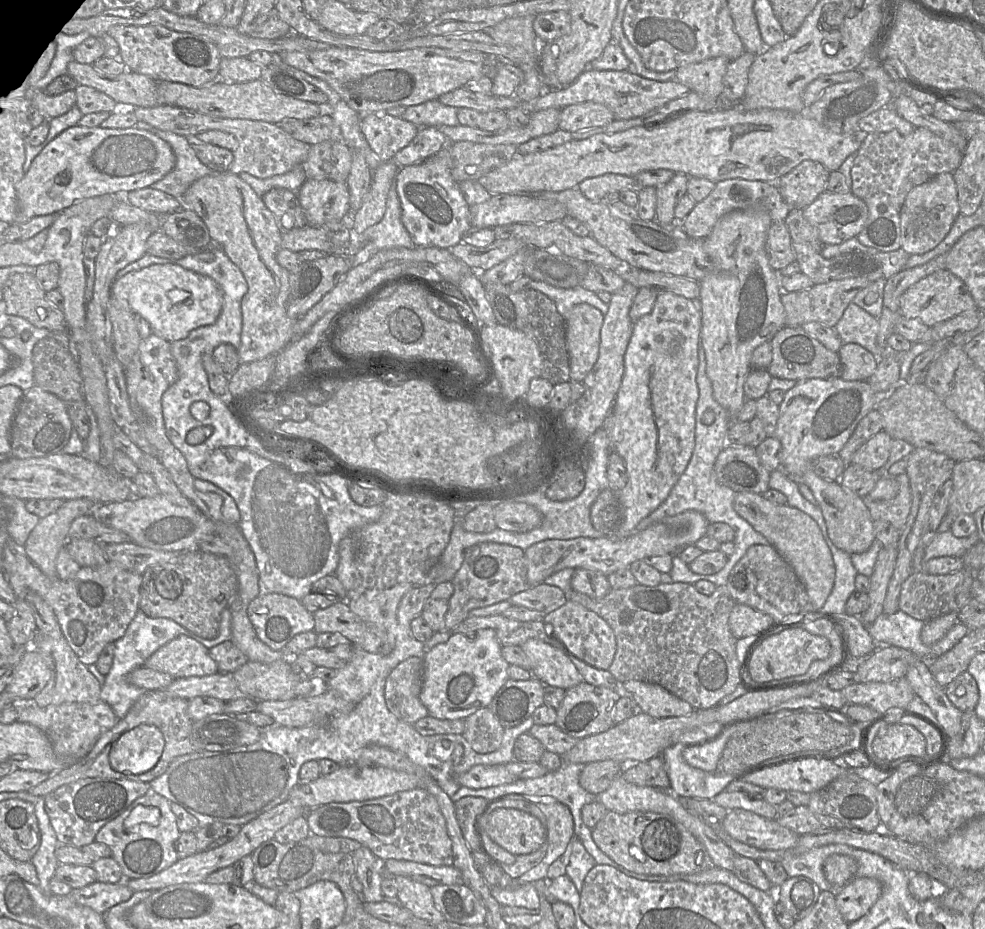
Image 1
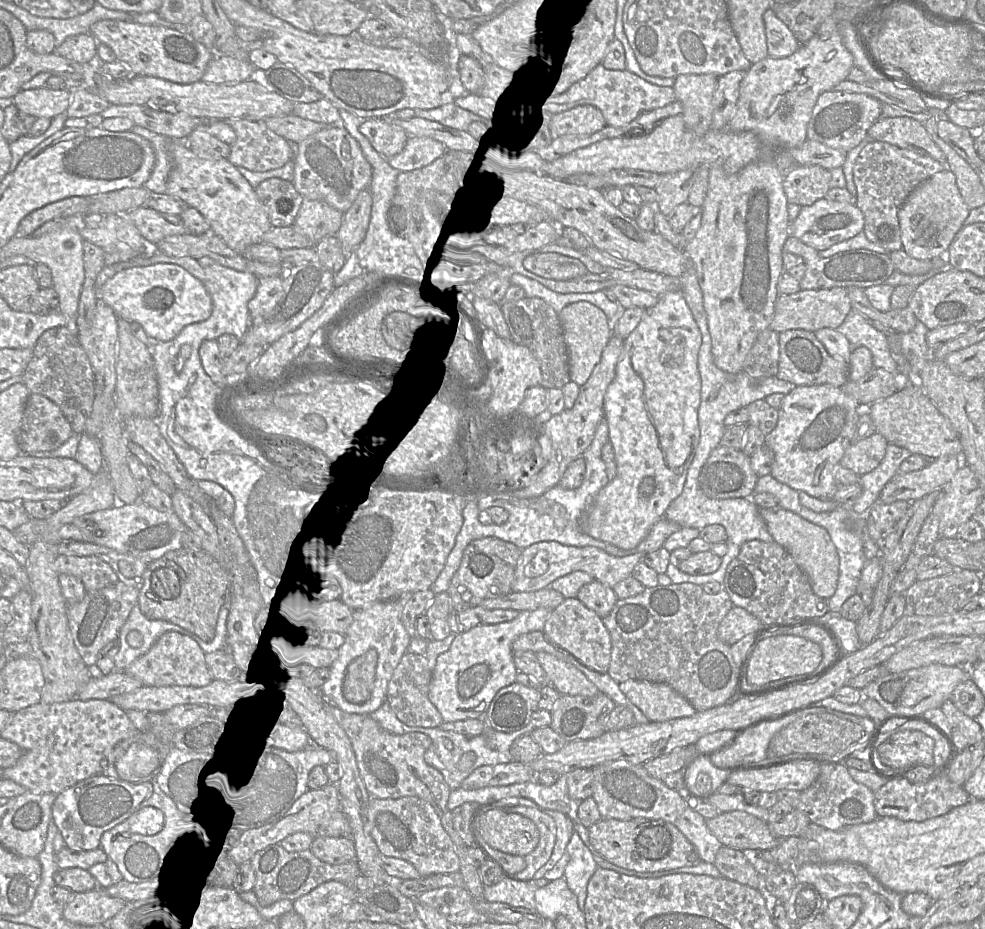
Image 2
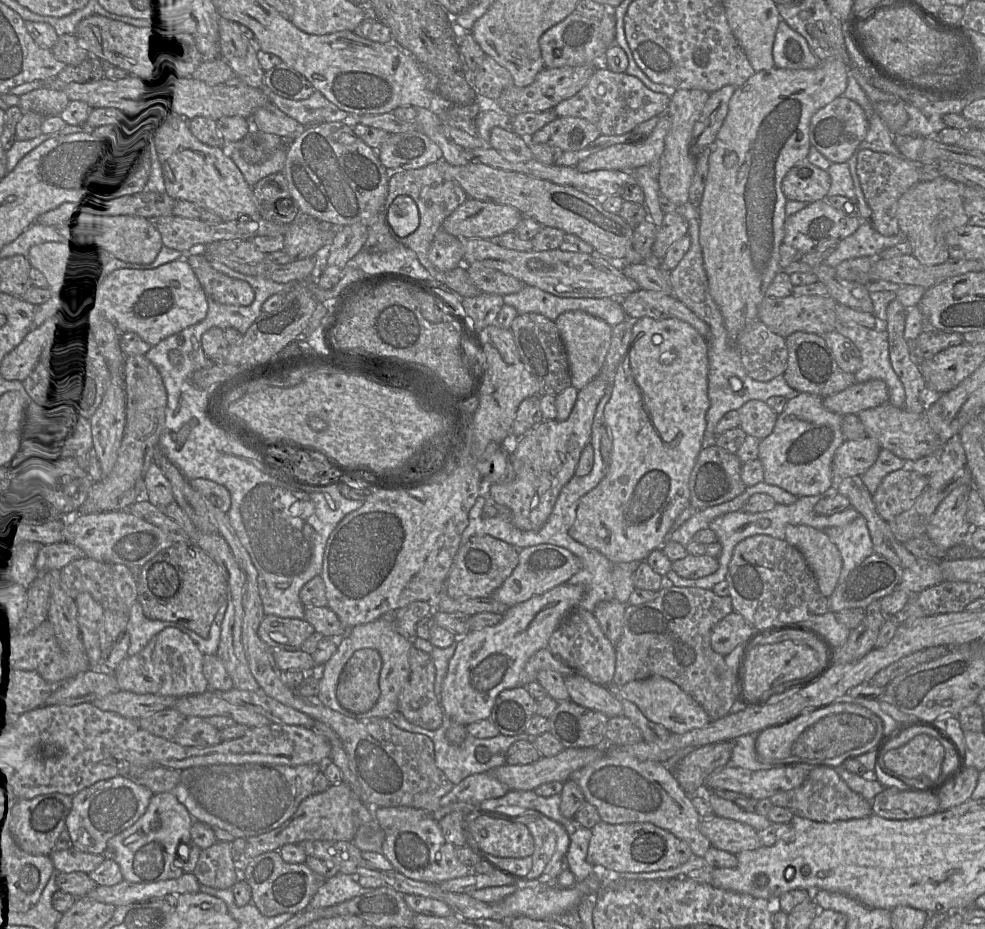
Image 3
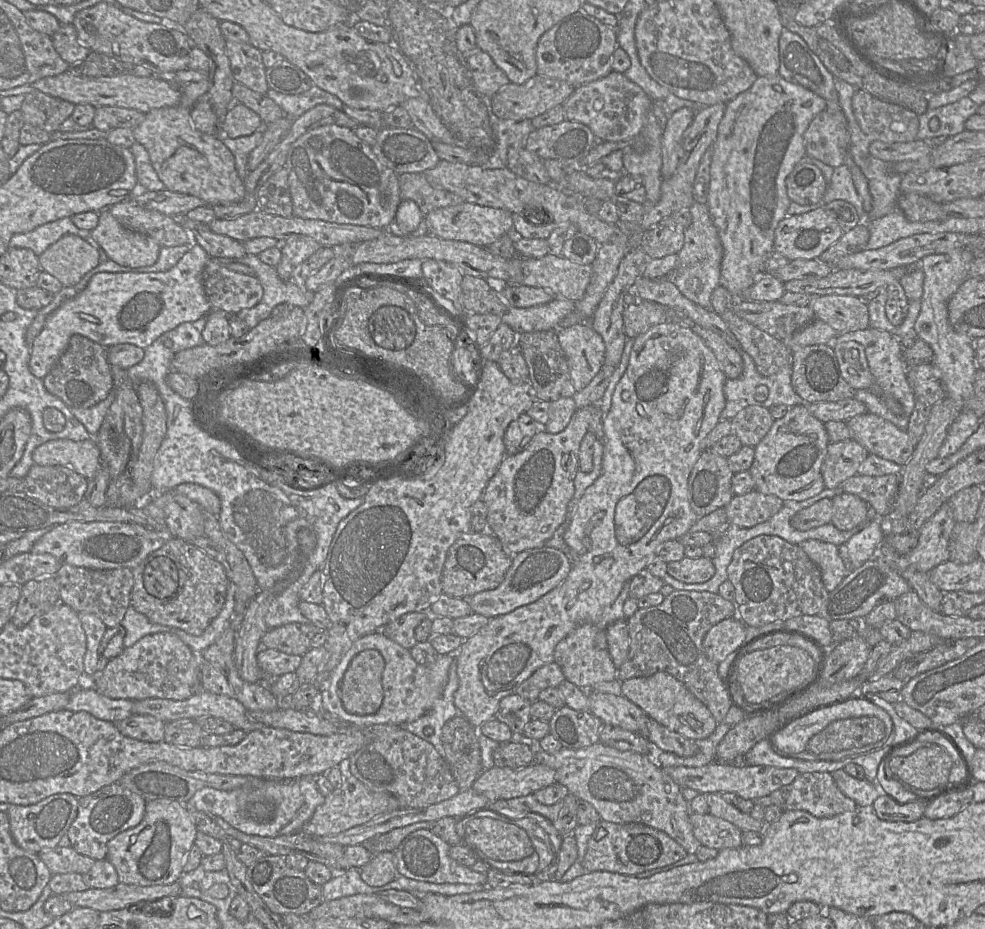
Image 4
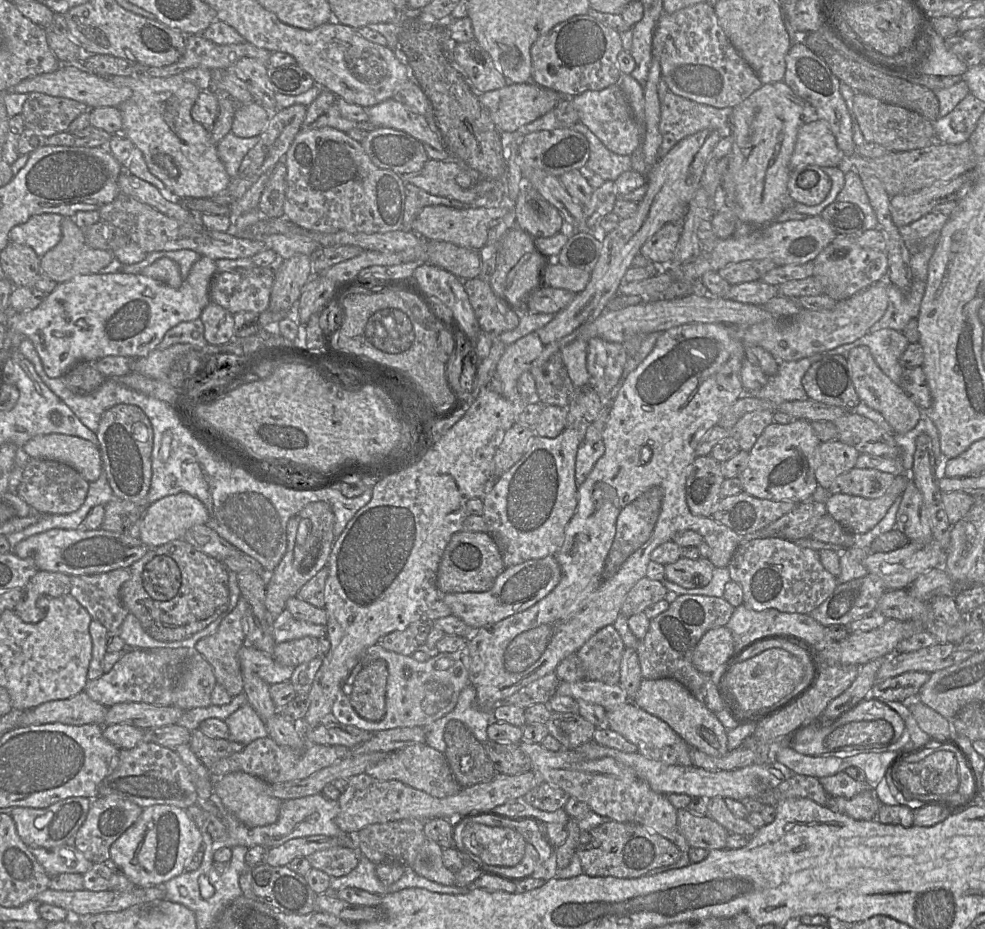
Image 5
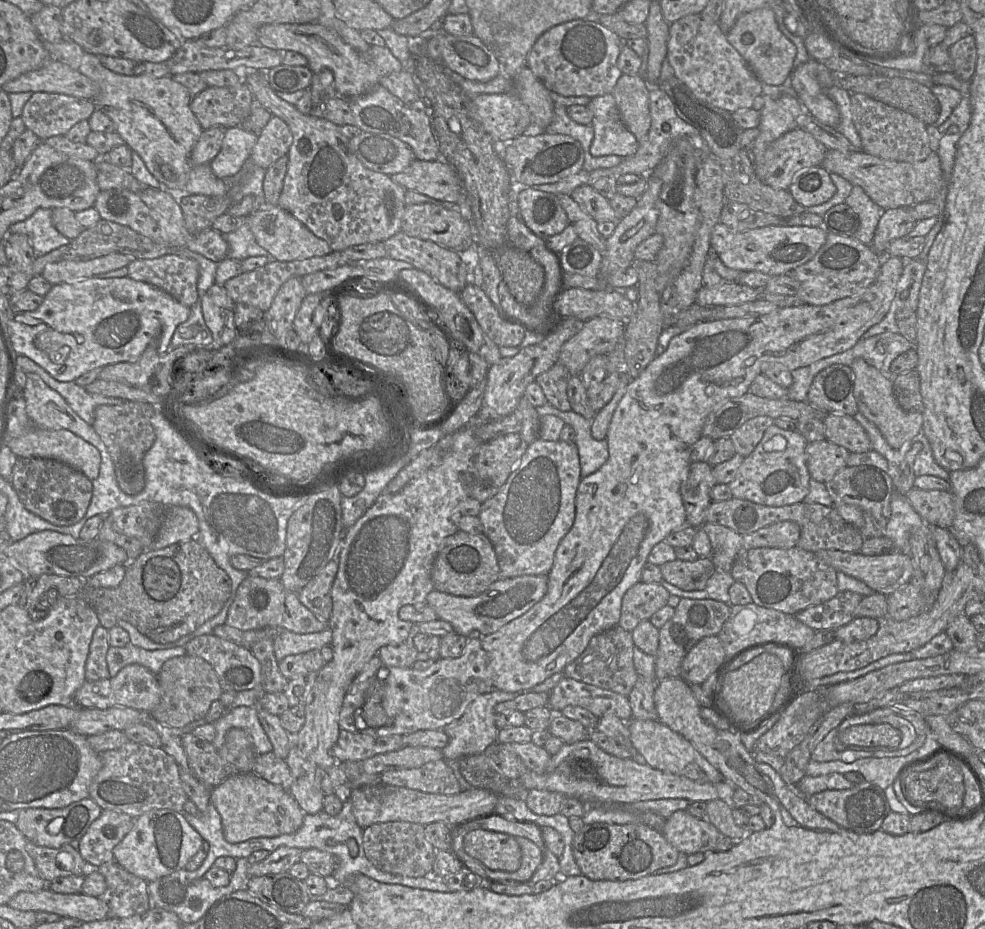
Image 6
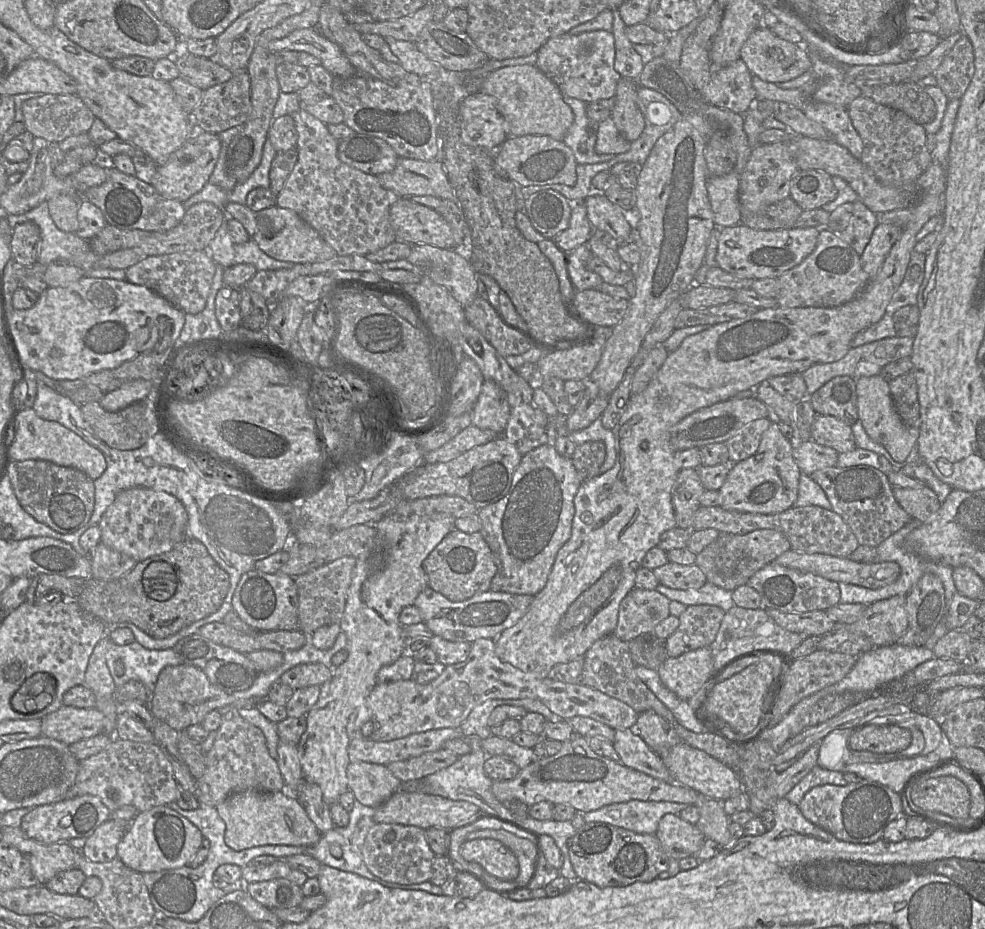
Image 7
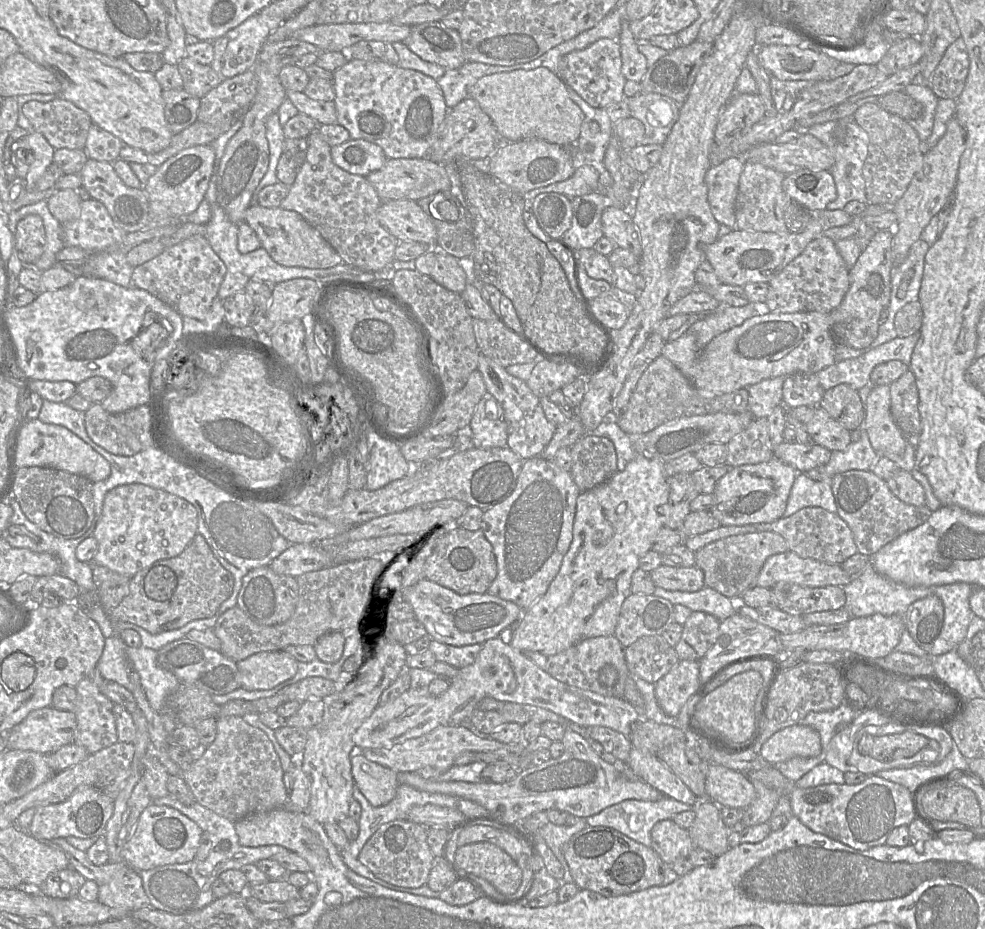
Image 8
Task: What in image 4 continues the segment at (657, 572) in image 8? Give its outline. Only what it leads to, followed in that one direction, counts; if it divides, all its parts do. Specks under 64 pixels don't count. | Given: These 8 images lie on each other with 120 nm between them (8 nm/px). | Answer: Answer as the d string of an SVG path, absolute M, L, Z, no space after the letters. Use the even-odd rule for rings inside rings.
M701 556L667 563L667 573L673 578L686 584L704 583L715 574L712 559Z

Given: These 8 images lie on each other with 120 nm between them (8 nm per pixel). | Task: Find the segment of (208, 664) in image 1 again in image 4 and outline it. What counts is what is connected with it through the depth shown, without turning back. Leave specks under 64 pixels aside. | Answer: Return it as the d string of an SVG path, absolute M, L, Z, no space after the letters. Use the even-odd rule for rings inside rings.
M158 632L142 637L132 647L124 648L88 683L99 693L112 699L185 700L200 691L200 655L176 634Z

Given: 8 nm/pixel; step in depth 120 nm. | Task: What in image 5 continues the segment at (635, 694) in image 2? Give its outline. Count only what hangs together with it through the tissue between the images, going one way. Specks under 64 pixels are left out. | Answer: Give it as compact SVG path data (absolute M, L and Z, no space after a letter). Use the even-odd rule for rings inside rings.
M659 678L655 680L643 679L632 702L639 708L666 722L690 748L695 748L712 757L722 757L729 752L727 747L727 729L717 719L714 712L710 711L698 701L690 691L677 680L672 678Z

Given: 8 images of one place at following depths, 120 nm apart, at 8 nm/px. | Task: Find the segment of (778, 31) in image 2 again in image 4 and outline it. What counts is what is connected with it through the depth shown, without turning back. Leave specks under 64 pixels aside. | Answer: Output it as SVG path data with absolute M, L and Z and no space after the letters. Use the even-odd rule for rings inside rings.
M783 28L779 38L778 74L789 82L801 85L826 101L826 109L841 109L835 87L836 78L797 34Z

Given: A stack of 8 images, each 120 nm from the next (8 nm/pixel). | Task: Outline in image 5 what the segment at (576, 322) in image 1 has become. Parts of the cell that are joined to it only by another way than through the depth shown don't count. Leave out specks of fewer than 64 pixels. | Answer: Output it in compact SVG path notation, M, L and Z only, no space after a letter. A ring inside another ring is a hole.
M576 338L560 350L568 376L576 389L588 386L587 346L587 341Z

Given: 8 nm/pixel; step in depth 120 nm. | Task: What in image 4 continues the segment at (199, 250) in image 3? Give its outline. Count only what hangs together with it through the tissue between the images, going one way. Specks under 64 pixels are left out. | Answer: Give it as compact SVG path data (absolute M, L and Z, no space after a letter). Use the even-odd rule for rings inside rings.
M211 257L203 270L202 281L211 308L227 315L252 308L263 297L262 285L255 276L231 271Z

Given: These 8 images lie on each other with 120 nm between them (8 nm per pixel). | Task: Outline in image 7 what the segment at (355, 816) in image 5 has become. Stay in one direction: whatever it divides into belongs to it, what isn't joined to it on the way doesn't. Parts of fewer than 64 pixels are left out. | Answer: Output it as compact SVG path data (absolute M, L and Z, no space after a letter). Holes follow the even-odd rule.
M399 790L375 809L373 820L376 824L388 823L415 826L424 831L429 828L442 828L445 830L453 826L471 824L479 812L481 810L476 805L466 801L454 801L440 796Z

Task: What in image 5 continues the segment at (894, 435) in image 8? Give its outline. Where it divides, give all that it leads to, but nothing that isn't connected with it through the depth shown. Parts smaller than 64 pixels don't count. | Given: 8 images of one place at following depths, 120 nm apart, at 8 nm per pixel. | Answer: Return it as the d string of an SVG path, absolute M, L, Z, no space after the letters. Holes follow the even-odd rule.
M858 346L849 351L846 360L850 376L859 400L879 412L895 433L905 434L916 427L921 417L920 408L910 399L903 389L893 383L876 364L867 346Z

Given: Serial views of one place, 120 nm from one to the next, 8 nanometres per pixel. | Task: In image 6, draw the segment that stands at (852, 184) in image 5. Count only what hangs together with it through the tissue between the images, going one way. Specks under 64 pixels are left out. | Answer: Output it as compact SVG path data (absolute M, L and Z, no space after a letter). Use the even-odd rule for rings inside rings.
M853 185L845 204L857 213L860 221L859 228L853 237L865 245L871 246L875 229L884 210L857 185Z

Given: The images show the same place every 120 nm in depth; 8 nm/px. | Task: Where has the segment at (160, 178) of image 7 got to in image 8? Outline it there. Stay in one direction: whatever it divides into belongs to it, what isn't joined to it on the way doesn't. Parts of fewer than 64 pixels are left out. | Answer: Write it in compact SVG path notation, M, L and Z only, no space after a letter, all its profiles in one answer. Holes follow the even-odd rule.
M197 145L170 157L144 185L150 210L158 216L185 220L205 198L214 170L215 152L211 145Z

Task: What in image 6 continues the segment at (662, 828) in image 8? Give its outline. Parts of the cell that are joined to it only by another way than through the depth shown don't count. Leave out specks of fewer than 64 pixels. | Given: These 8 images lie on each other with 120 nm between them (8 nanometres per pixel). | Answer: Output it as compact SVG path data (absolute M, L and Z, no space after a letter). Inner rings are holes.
M687 810L672 813L661 833L678 852L686 855L715 851L721 835L706 818L696 818Z

